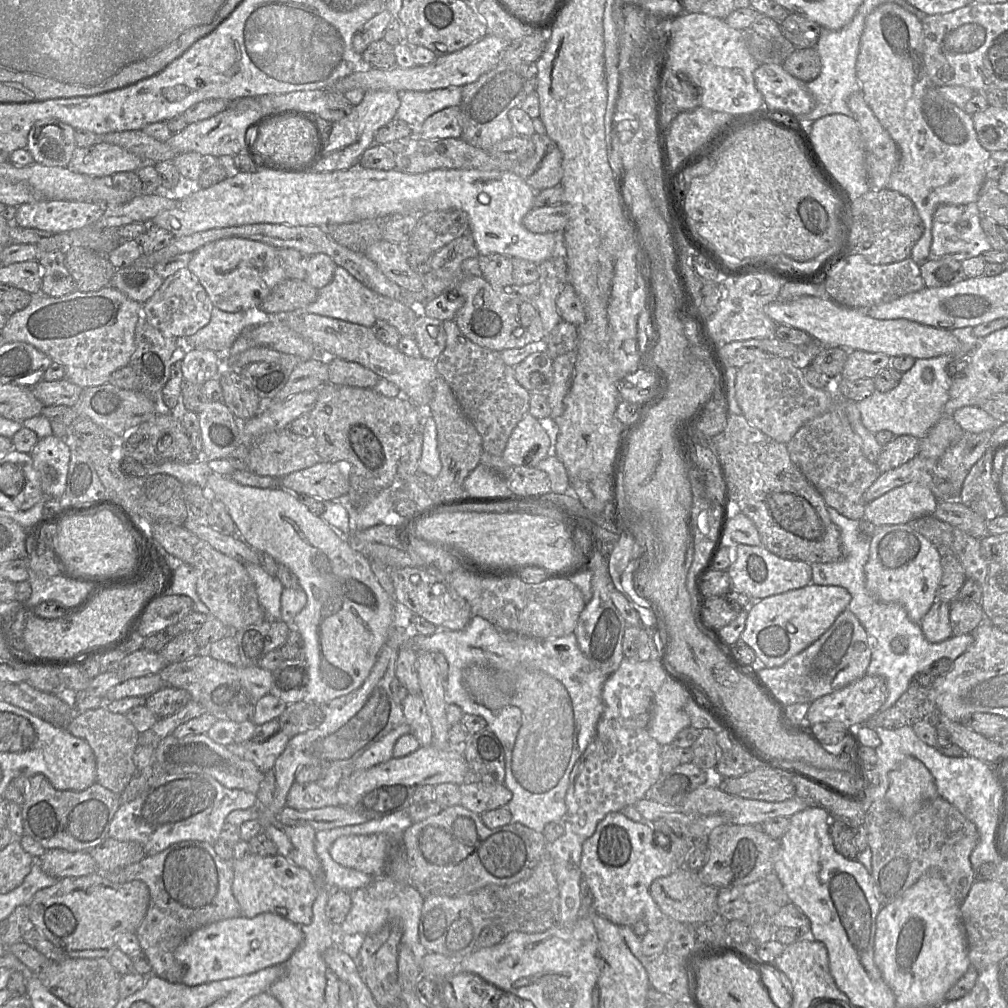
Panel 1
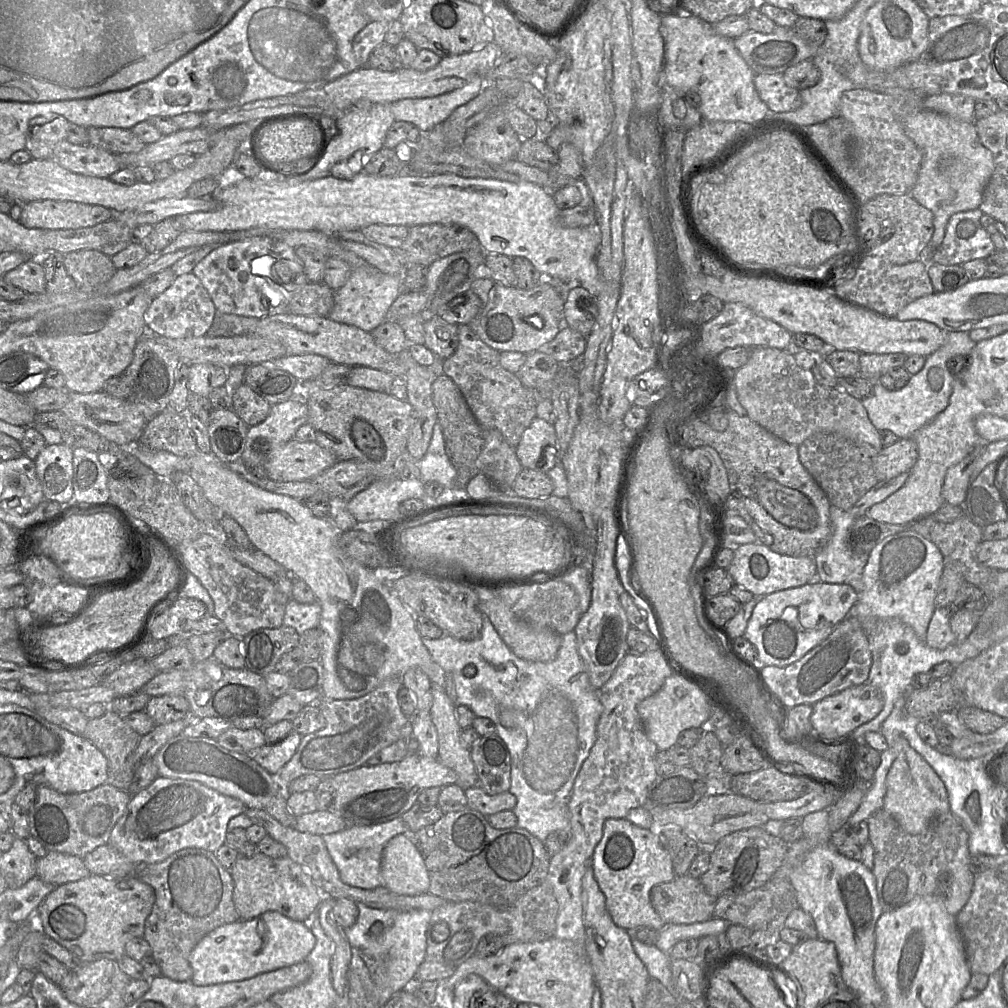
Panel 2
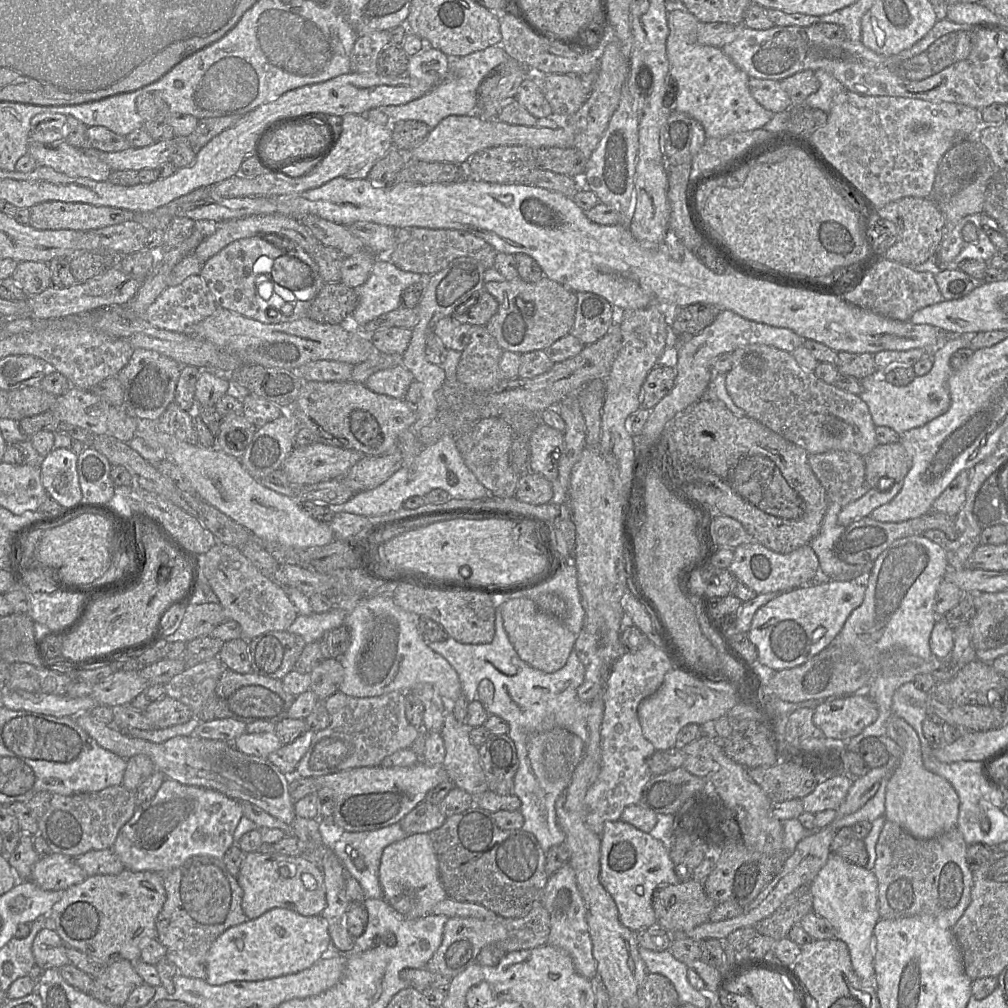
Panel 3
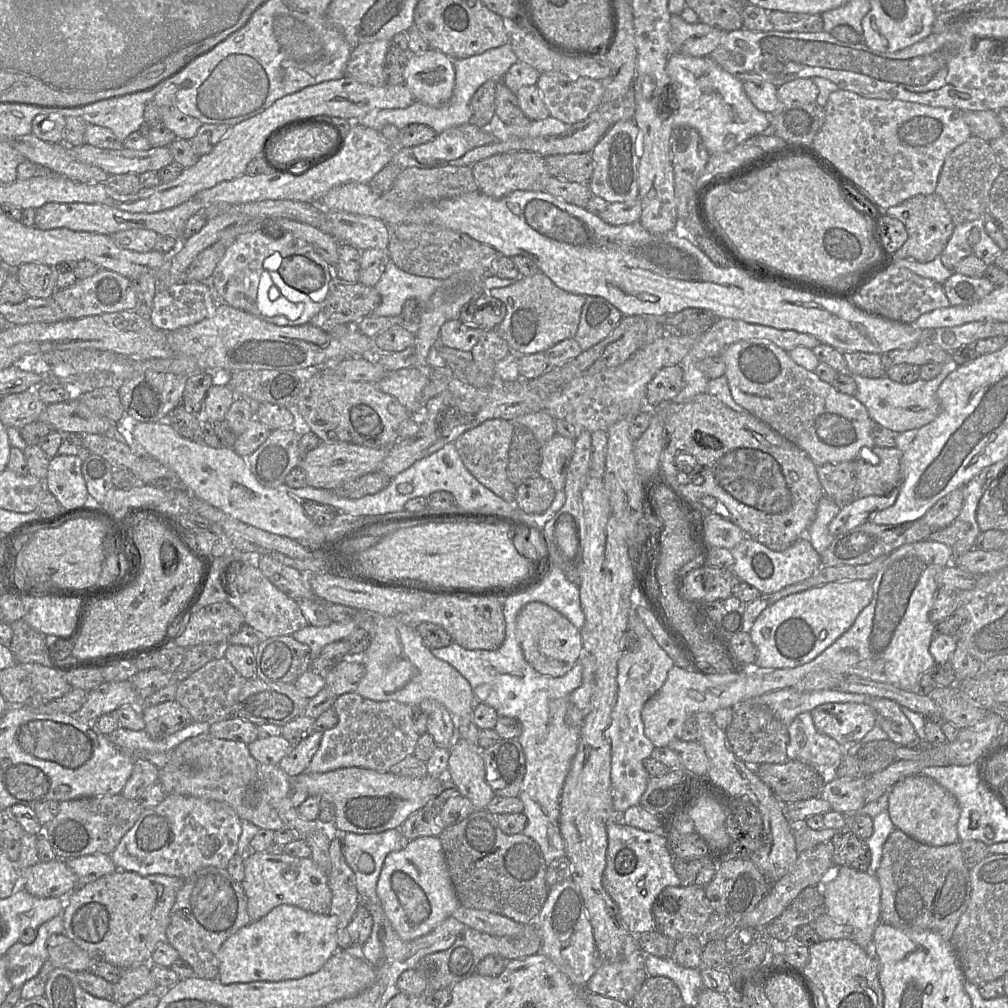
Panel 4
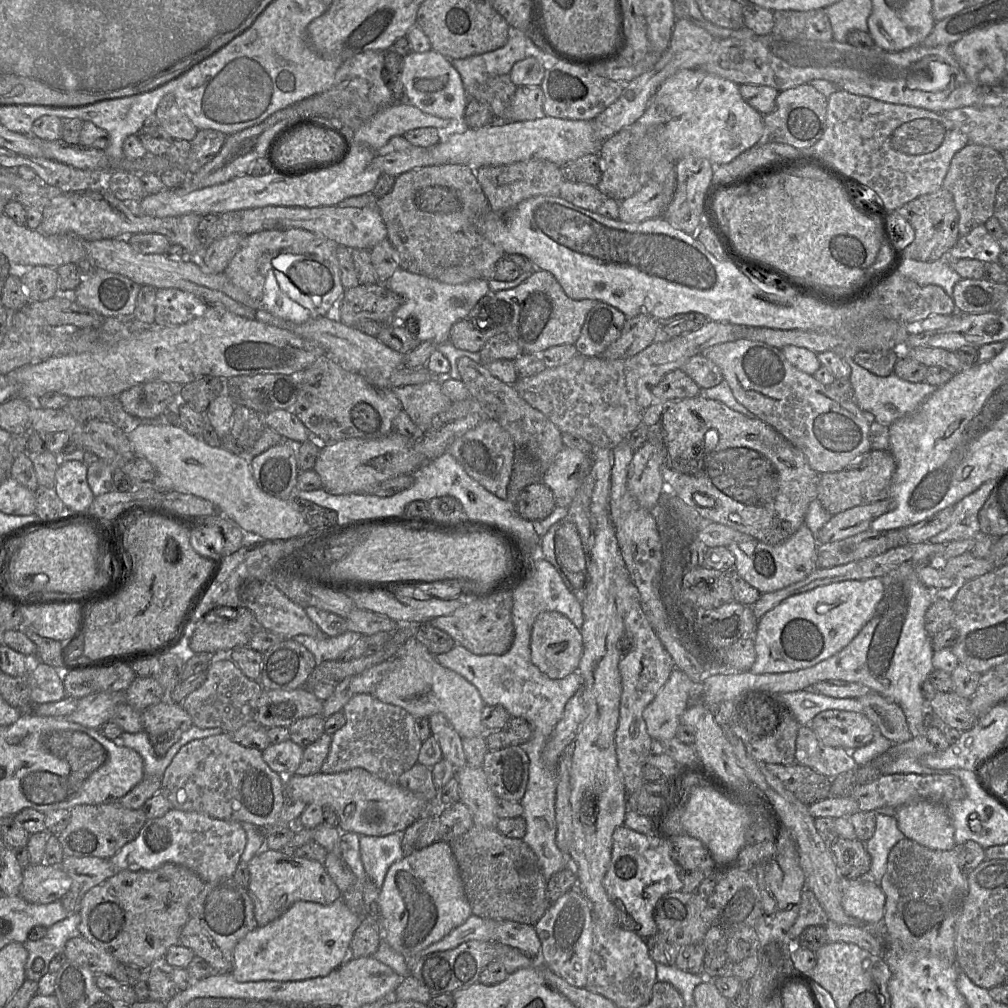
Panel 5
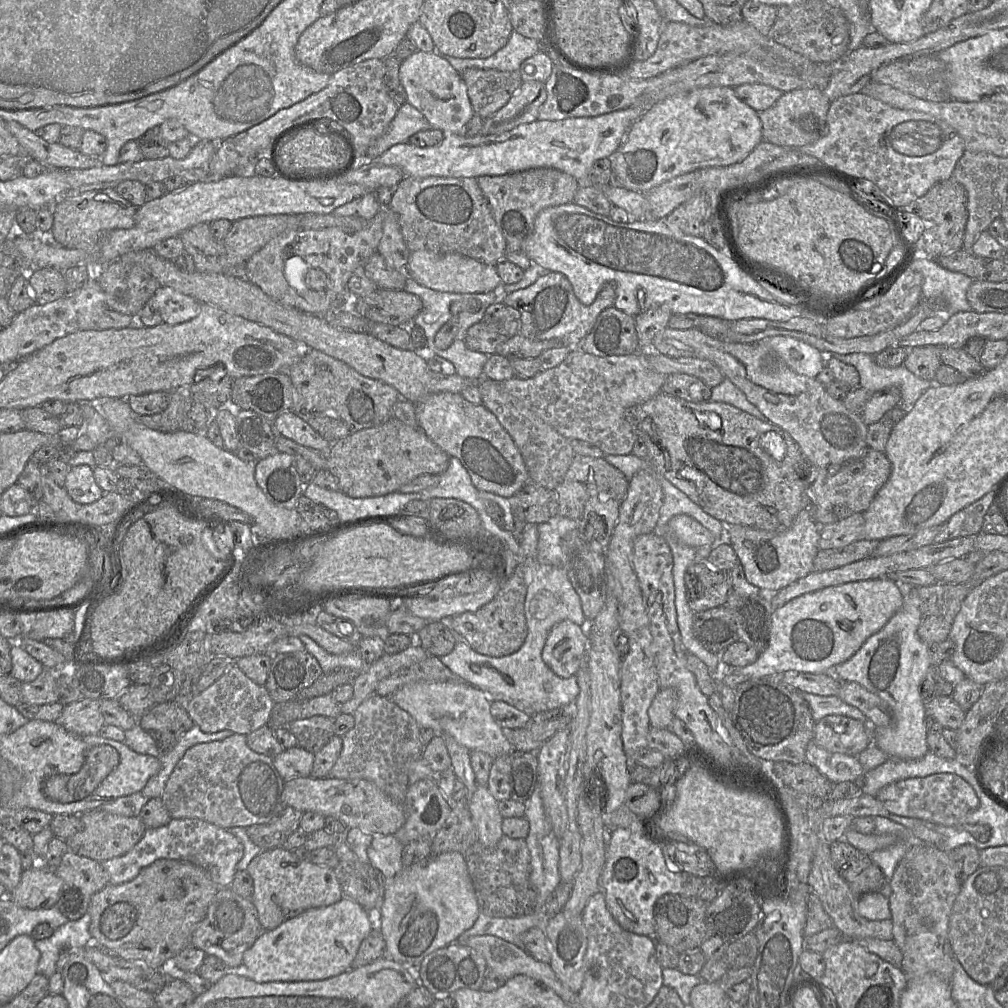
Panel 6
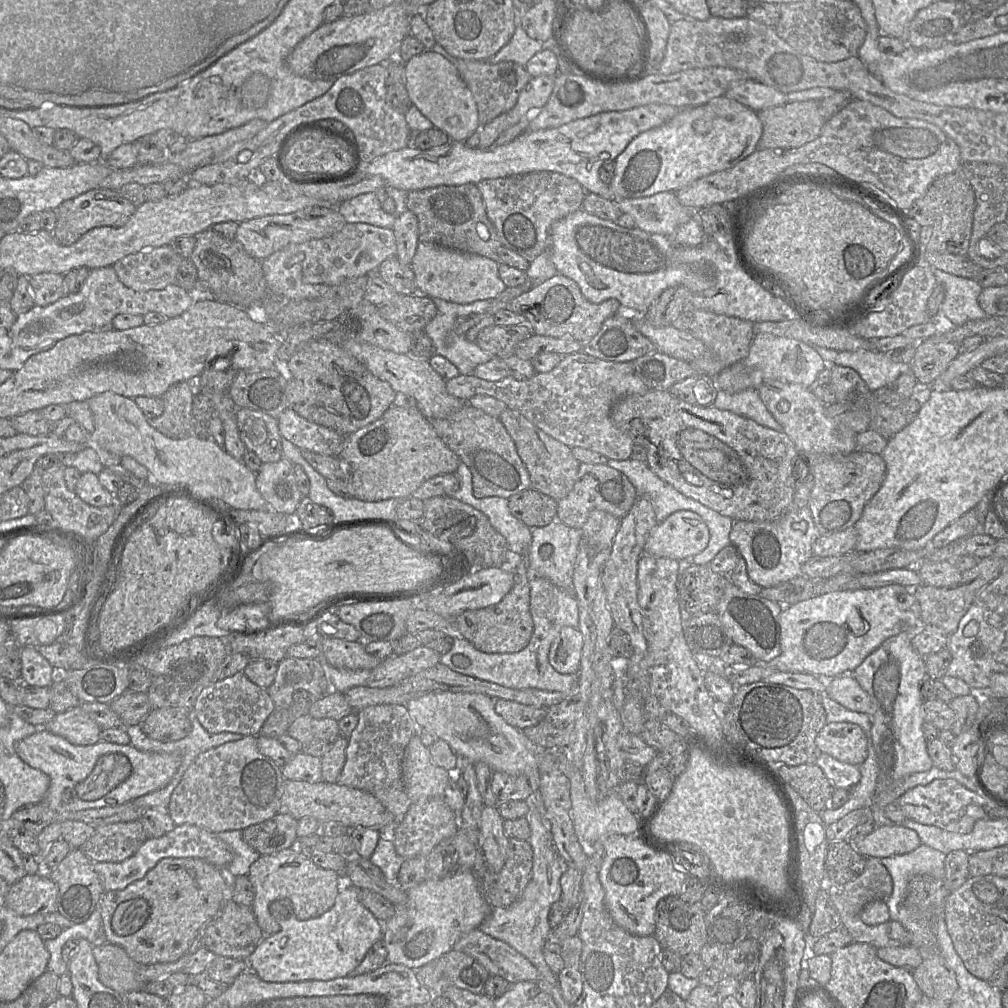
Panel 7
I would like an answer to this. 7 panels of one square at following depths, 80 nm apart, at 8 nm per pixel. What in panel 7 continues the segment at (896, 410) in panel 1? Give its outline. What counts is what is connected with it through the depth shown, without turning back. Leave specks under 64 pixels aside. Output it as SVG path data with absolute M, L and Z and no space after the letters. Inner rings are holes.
M813 347L824 360L826 367L840 365L850 367L858 372L871 391L886 386L895 381L902 373L911 371L909 364L895 362L890 358L890 352L859 349L856 351L837 351L823 347Z

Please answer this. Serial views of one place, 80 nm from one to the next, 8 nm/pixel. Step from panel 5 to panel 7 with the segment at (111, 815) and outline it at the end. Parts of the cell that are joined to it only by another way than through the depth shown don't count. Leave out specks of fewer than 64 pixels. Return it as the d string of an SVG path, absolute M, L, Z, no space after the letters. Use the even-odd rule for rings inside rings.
M139 820L117 822L95 828L94 834L80 848L92 862L122 862L134 855L148 839L147 833Z

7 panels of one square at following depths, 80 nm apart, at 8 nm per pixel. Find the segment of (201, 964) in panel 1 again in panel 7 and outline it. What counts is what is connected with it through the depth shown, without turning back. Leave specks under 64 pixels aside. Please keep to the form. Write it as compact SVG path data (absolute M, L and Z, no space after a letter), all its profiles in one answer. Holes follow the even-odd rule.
M344 884L334 905L322 915L302 920L295 916L281 919L280 931L265 935L249 956L248 970L267 982L298 982L306 980L332 980L348 976L364 959L371 946L383 938L383 922L378 920L360 901L361 888Z

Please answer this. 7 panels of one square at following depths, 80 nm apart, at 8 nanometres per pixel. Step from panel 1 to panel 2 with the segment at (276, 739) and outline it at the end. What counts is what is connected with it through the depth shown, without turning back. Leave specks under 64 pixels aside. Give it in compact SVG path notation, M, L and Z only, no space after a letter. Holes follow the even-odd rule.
M293 732L281 742L265 744L245 754L271 774L277 774L293 757L302 737L302 735Z

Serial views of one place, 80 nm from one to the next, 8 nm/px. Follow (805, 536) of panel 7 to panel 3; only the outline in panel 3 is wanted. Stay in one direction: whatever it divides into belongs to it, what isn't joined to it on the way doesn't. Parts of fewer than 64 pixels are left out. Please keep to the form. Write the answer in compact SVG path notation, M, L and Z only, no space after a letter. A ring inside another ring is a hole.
M755 541L734 548L734 559L728 570L736 580L757 594L765 594L811 584L814 577L818 575L819 560L810 544L801 546L790 553L780 554Z

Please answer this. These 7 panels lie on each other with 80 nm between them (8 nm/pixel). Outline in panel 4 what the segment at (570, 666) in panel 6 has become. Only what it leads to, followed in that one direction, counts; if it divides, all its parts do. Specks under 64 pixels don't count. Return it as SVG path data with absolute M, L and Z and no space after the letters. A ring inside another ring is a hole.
M541 602L526 604L517 616L516 637L526 661L539 673L562 677L580 661L581 632L561 613Z

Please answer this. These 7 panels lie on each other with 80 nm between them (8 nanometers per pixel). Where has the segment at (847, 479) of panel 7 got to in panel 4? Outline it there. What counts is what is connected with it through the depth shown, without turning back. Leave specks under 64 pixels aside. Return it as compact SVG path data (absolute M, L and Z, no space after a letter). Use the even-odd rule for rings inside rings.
M895 447L862 449L855 460L854 500L870 495L885 496L901 485L902 452Z

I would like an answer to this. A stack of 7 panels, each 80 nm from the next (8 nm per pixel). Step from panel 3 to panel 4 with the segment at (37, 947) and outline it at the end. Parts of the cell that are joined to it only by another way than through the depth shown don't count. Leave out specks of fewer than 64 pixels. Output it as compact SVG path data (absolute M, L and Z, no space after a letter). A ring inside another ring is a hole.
M63 934L51 935L46 942L48 959L54 968L89 972L92 958Z

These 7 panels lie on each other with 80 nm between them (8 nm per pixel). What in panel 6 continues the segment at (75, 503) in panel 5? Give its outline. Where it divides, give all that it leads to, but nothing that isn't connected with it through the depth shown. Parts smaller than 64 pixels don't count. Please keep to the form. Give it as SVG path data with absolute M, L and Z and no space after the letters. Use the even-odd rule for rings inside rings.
M88 465L73 466L65 479L69 496L77 503L91 504L104 495L94 478L93 468Z

